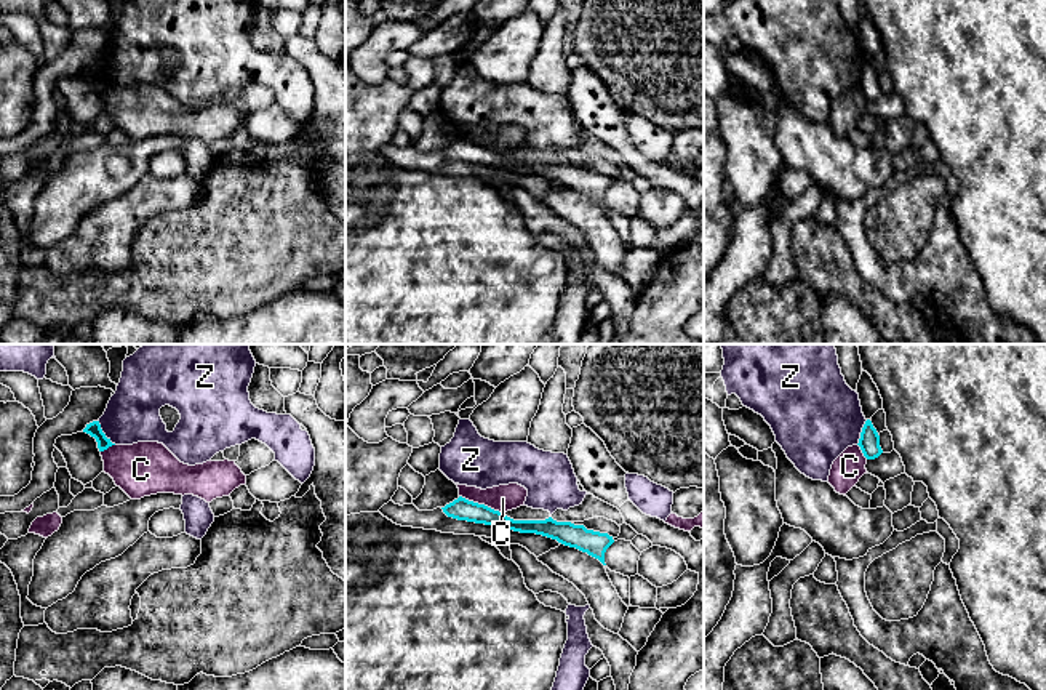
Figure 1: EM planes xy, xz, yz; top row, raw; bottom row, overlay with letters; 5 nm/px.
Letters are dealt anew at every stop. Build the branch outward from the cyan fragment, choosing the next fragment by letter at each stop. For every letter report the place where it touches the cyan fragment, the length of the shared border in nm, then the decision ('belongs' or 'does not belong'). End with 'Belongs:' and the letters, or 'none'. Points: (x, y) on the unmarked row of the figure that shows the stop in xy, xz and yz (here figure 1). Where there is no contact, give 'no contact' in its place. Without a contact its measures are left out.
C: xz (480, 146) | 240 nm | does not belong
Z: xy (103, 74) | 160 nm | does not belong
Belongs: none

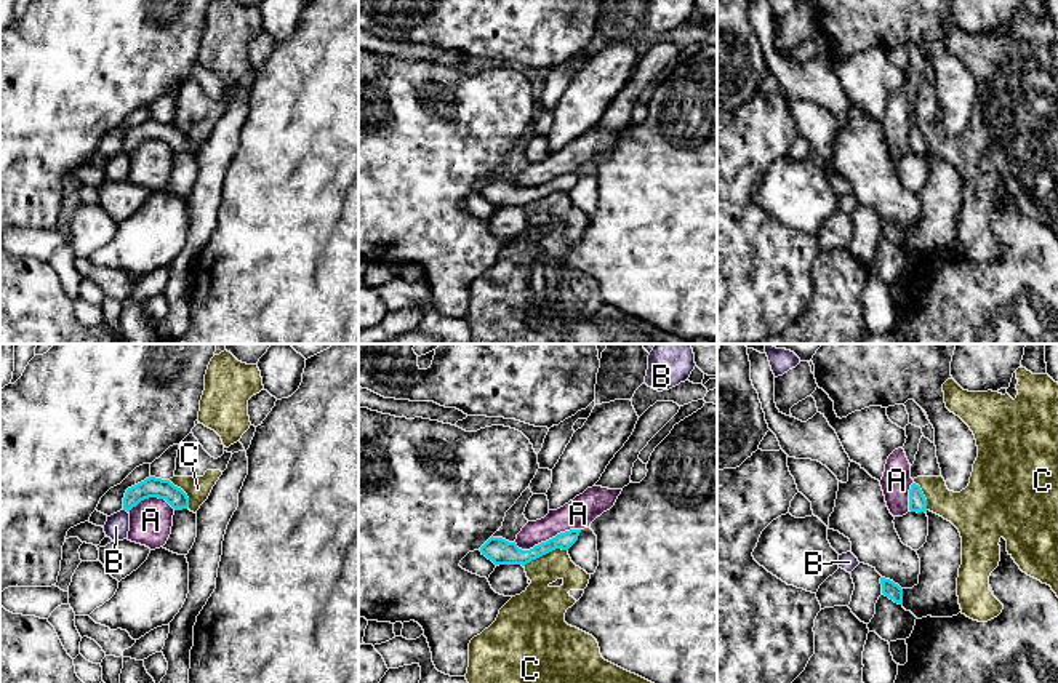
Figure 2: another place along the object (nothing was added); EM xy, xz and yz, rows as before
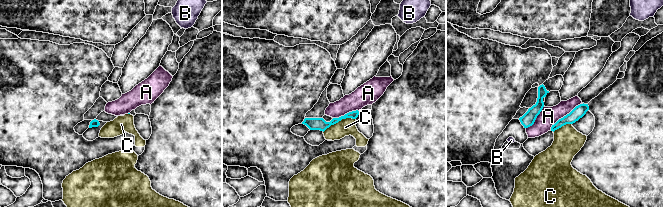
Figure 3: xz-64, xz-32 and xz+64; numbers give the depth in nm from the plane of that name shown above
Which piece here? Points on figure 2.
A: xz (546, 183) | 340 nm | does not belong
B: xy (125, 151) | 30 nm | does not belong
C: xz (545, 195) | 240 nm | does not belong
Belongs: none

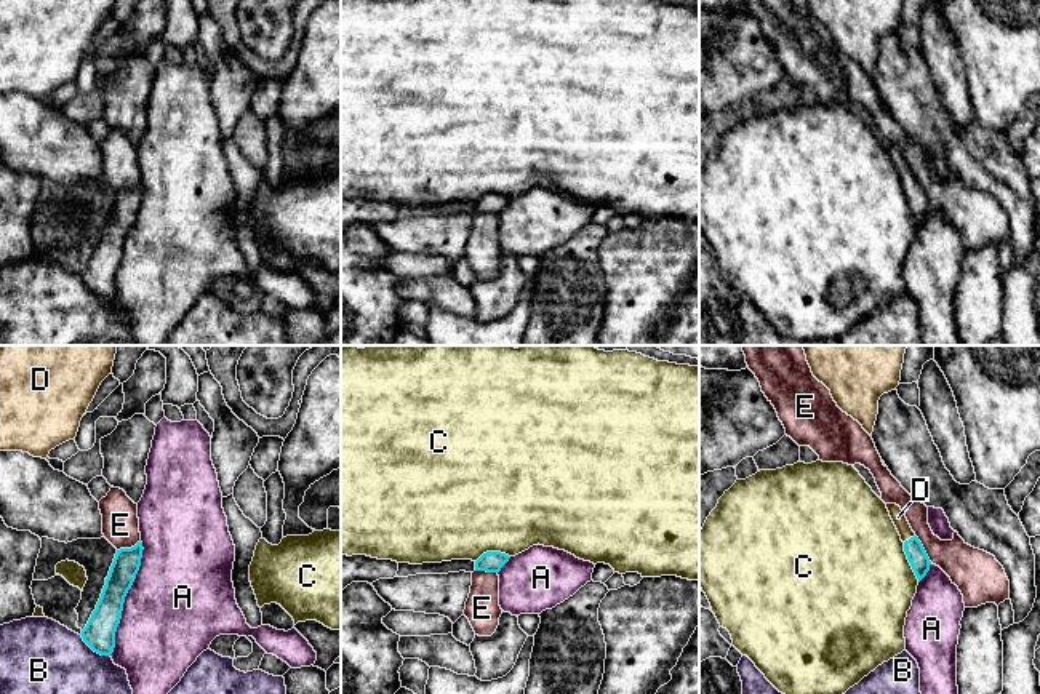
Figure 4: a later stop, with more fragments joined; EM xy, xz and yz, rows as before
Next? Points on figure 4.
A: xy (124, 240) | 600 nm | does not belong
B: xy (93, 291) | 190 nm | does not belong
C: yz (909, 203) | 220 nm | does not belong
D: yz (911, 179) | 70 nm | belongs
E: yz (924, 191) | 170 nm | does not belong
Belongs: D

